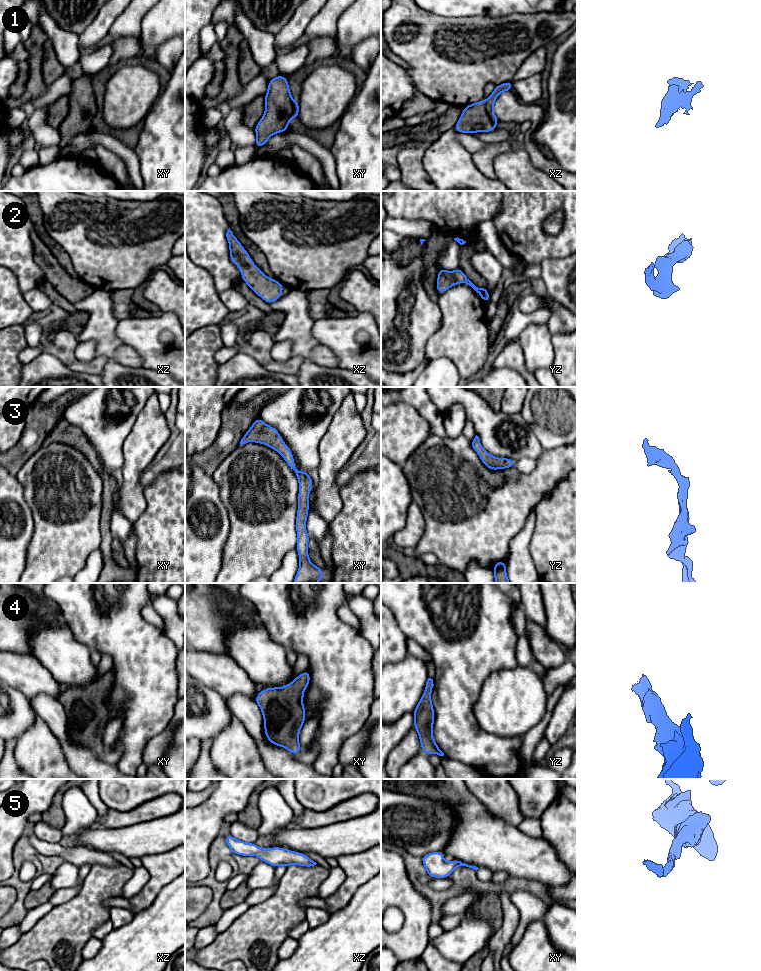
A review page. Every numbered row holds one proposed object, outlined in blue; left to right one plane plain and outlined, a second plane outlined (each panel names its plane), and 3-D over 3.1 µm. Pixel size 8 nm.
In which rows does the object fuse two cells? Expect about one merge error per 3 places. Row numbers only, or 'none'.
1

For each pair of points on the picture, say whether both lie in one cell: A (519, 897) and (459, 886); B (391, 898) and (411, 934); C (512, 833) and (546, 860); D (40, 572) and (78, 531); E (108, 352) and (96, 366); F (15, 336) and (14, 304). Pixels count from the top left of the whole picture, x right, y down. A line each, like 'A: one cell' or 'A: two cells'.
A: two cells
B: one cell
C: one cell
D: one cell
E: two cells
F: two cells

